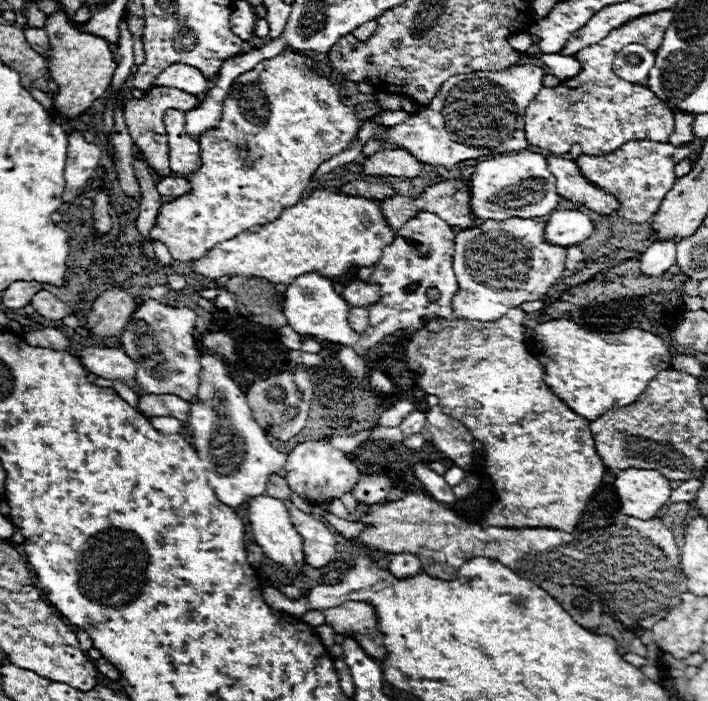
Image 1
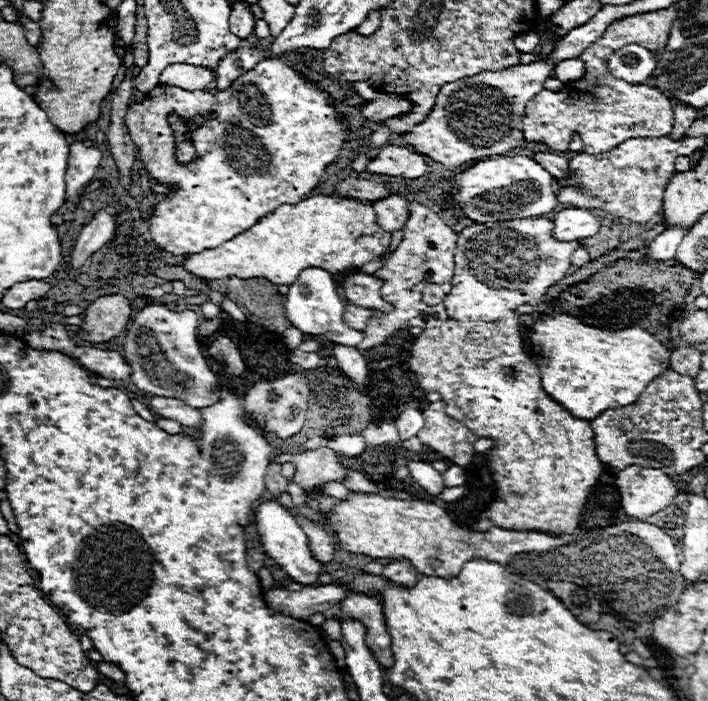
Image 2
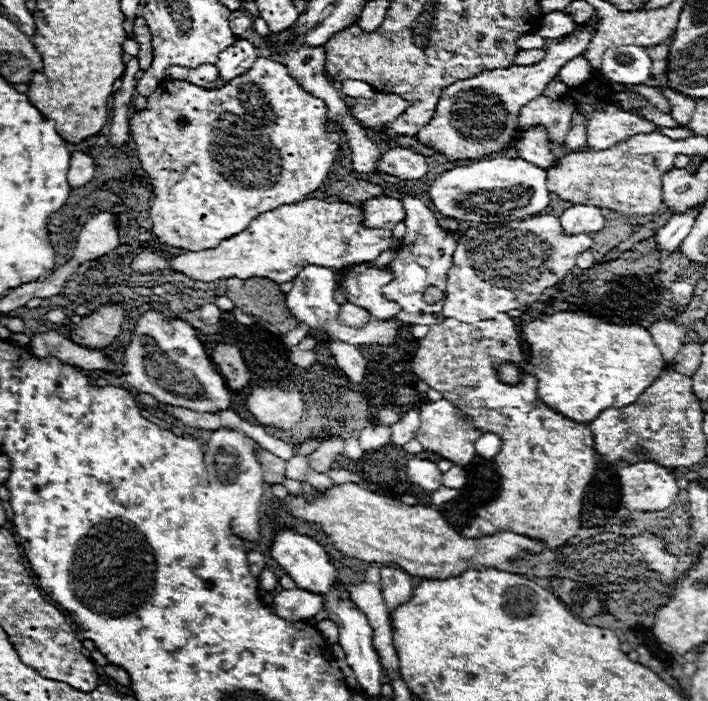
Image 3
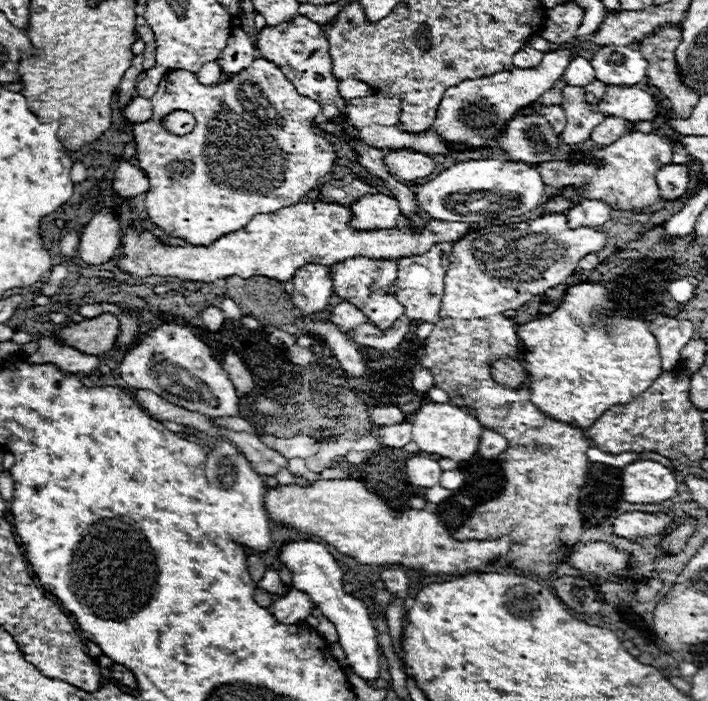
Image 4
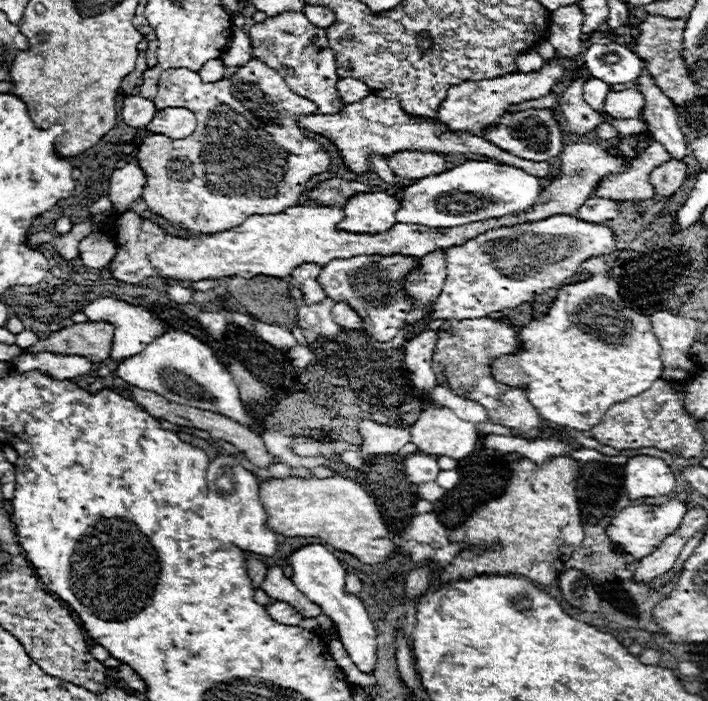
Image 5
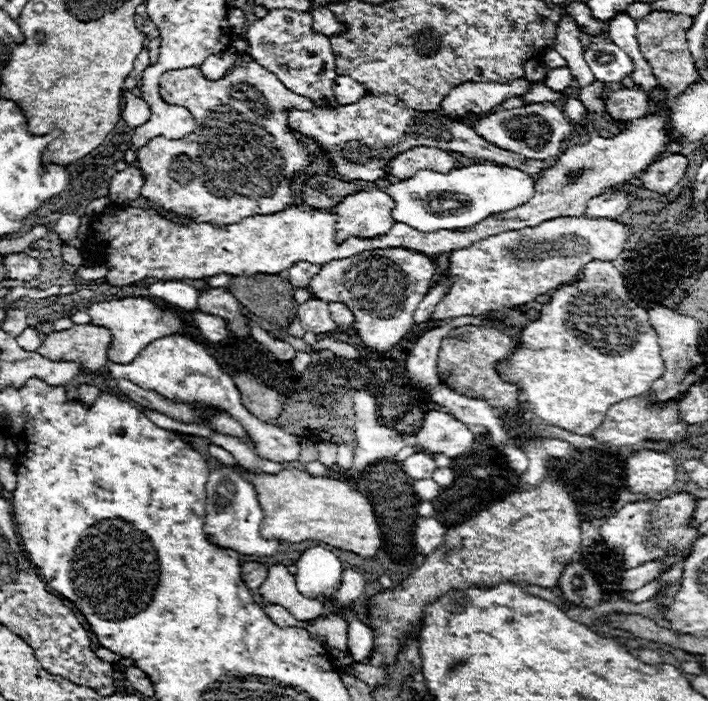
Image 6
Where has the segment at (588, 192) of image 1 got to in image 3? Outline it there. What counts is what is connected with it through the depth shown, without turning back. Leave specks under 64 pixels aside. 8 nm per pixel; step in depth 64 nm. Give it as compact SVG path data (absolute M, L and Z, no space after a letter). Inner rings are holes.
M532 126L528 130L518 128L518 138L510 144L516 148L518 158L528 160L536 166L552 166L558 158L552 154L552 142L548 138L548 132L542 126Z

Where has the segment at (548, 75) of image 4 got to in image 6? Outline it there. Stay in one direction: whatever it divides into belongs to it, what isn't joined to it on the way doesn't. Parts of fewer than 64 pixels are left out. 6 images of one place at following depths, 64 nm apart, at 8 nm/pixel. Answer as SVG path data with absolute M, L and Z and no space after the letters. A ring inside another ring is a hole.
M514 80L510 84L500 82L466 82L448 92L442 100L440 112L448 118L478 118L482 114L490 114L500 108L500 104L508 96L522 96L528 90L528 80ZM466 112L474 112L474 116L466 116Z

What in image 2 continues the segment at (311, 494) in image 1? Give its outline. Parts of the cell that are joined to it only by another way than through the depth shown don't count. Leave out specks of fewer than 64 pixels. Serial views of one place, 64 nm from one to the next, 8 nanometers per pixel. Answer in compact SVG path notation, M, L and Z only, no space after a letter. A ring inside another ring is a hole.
M320 448L312 452L294 454L292 462L296 464L296 476L292 478L302 490L316 490L324 482L342 480L346 468L338 462L338 454L330 448Z

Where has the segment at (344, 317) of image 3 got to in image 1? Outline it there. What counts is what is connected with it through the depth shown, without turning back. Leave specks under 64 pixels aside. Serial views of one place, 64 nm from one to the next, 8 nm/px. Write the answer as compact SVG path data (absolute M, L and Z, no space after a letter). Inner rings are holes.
M350 306L350 310L348 310L348 322L350 322L350 326L354 326L354 330L358 330L362 334L368 328L368 310L366 308L354 308L354 306Z

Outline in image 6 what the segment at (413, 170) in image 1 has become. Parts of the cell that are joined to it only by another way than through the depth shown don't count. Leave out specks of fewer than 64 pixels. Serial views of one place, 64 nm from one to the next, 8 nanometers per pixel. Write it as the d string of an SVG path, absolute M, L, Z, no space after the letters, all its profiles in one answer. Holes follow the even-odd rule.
M418 146L406 150L404 154L398 154L388 166L390 166L390 174L396 180L402 180L402 178L410 178L418 170L450 172L460 166L460 160L456 152L444 152L434 146Z

